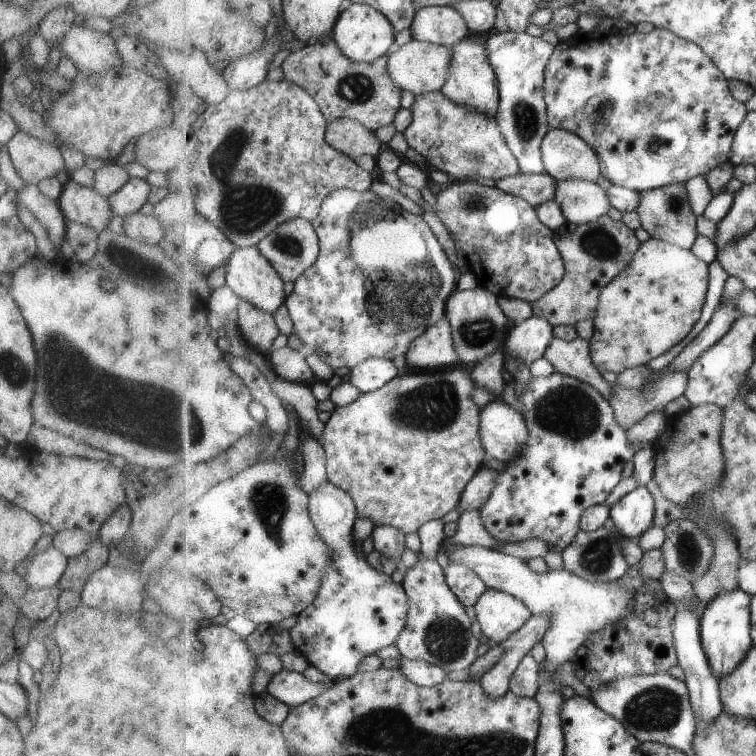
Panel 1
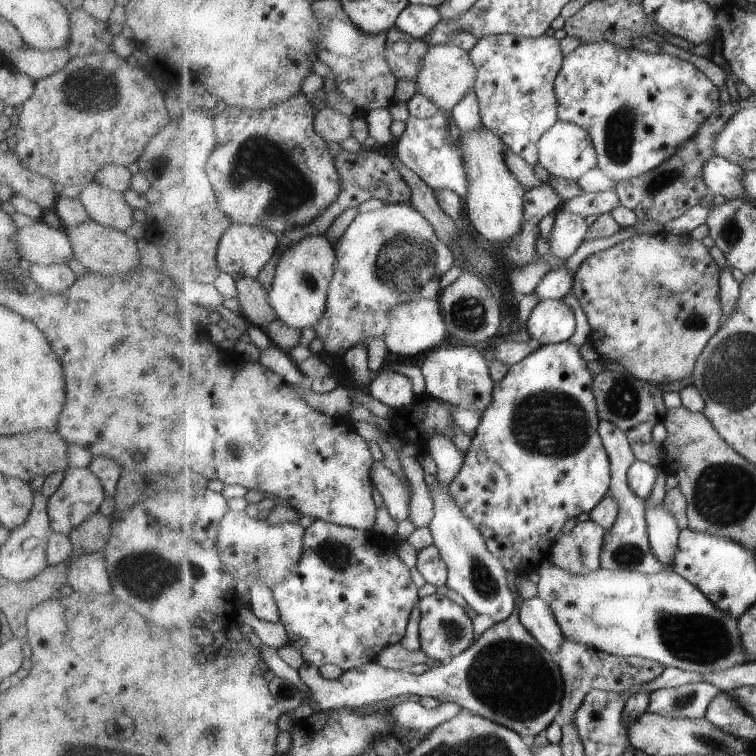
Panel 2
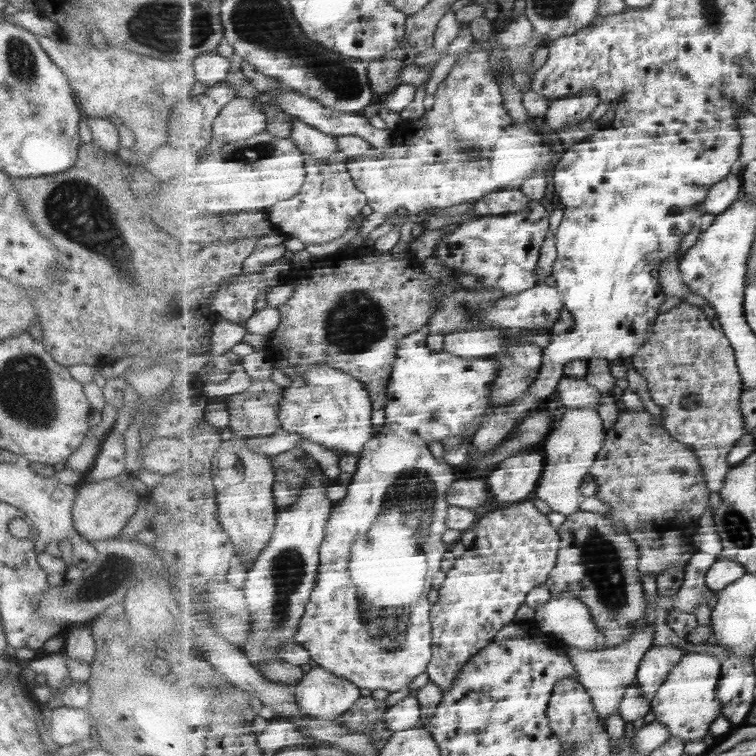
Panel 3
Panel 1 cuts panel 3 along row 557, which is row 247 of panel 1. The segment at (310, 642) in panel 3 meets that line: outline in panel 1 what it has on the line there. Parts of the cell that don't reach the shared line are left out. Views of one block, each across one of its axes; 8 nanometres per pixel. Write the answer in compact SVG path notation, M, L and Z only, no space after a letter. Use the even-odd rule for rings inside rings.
M348 187L341 188L333 192L323 204L317 219L312 222L320 237L320 258L314 266L309 266L303 275L299 276L294 282L294 288L286 298L285 304L289 308L293 322L296 328L296 334L304 342L305 349L315 352L319 359L328 364L332 369L335 368L355 368L357 364L369 360L369 358L393 359L395 356L406 356L408 348L416 338L419 338L421 332L425 332L431 324L437 320L443 320L446 317L447 303L451 295L457 288L457 270L456 266L451 264L449 254L441 246L439 238L435 236L433 228L422 215L411 214L397 202L378 196L375 192L357 191Z

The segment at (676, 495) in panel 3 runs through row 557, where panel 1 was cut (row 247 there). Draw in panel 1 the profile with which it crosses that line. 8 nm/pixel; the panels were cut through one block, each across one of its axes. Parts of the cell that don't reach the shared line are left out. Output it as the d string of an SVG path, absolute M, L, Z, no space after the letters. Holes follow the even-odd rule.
M656 238L643 242L632 263L601 291L597 316L594 318L596 333L590 340L595 368L601 374L614 372L618 375L628 368L645 365L653 358L669 352L675 344L687 338L693 326L701 320L707 290L709 290L709 263L701 260L693 250L661 242Z

